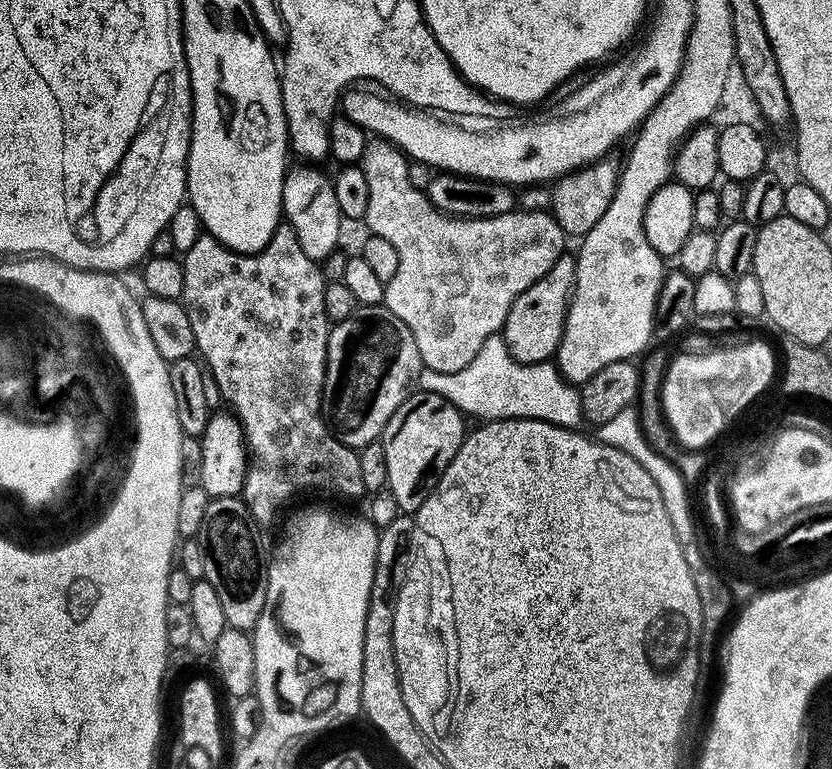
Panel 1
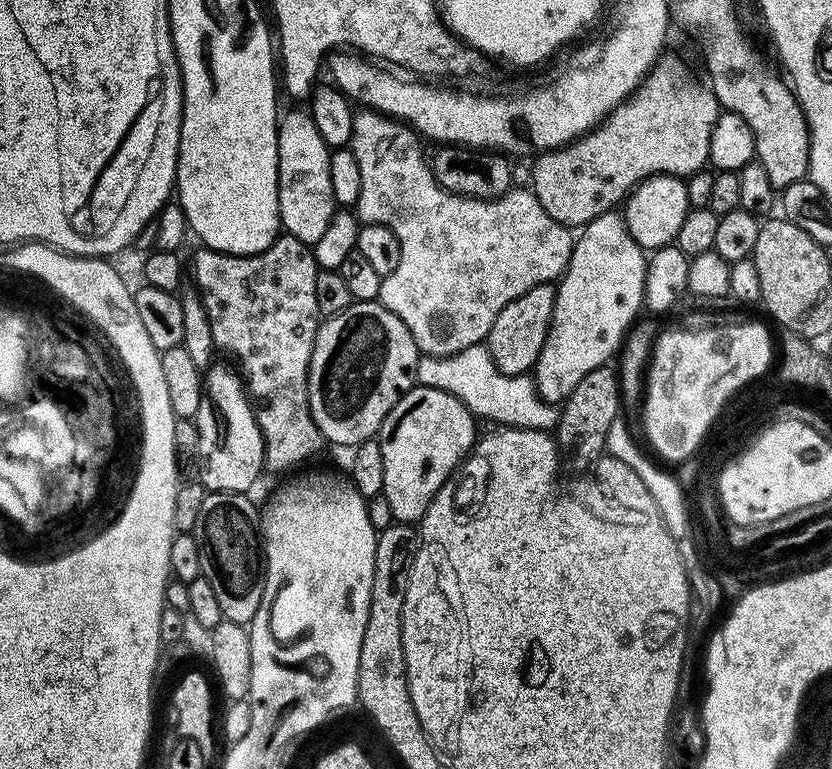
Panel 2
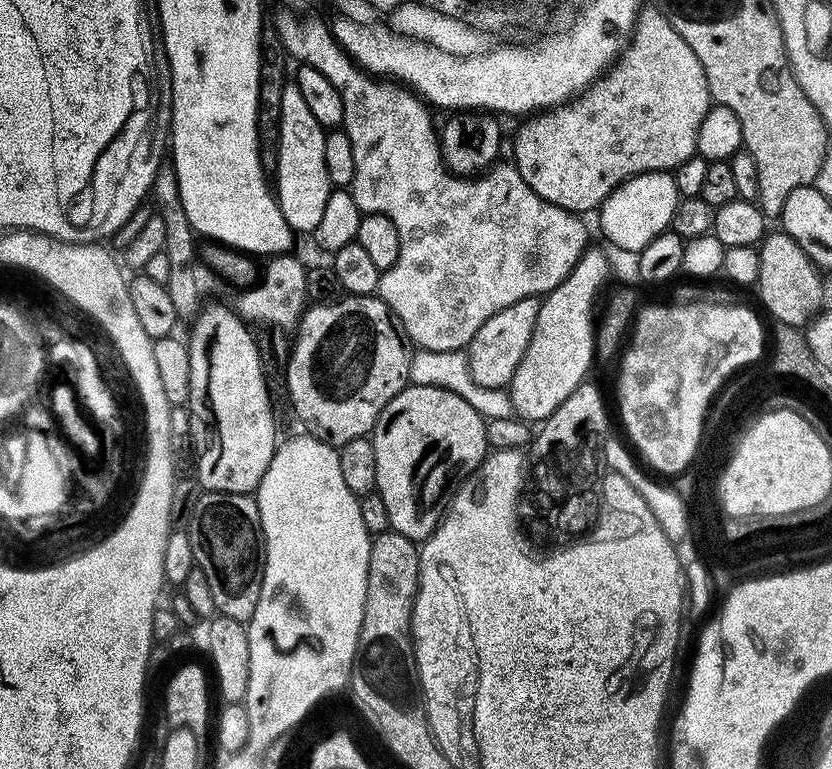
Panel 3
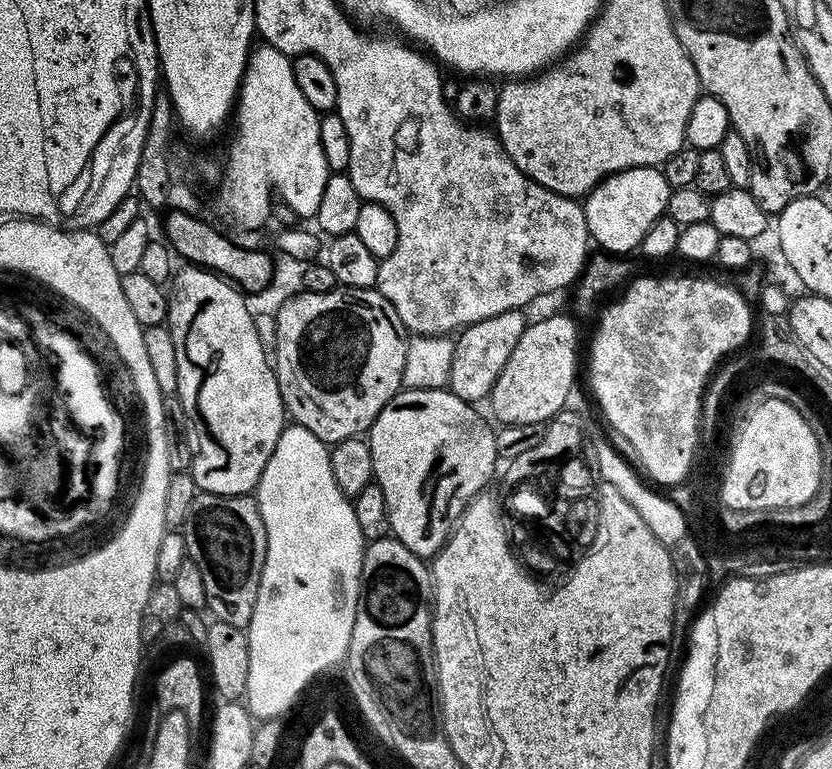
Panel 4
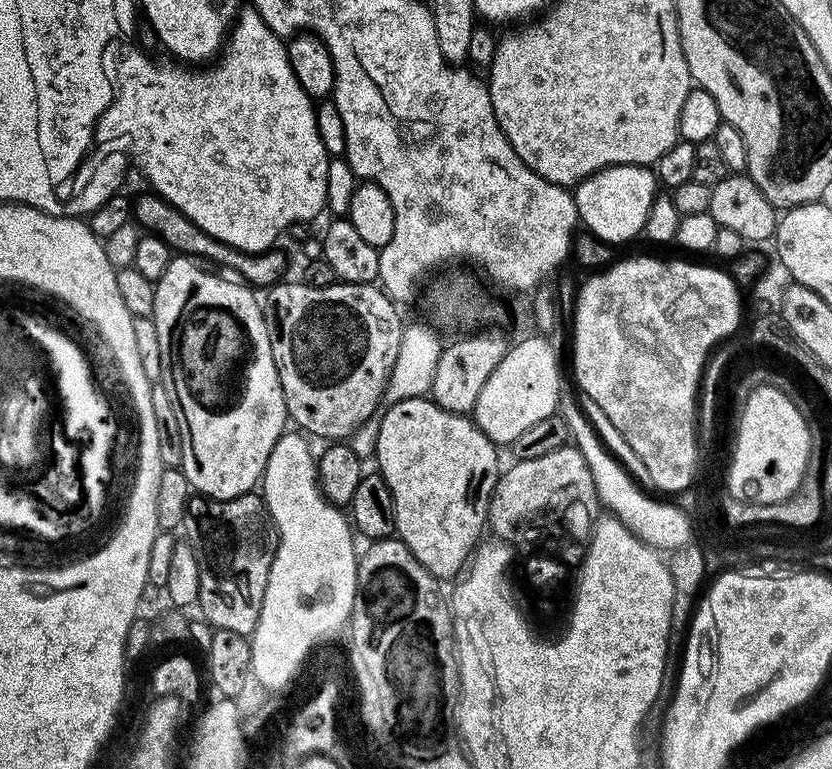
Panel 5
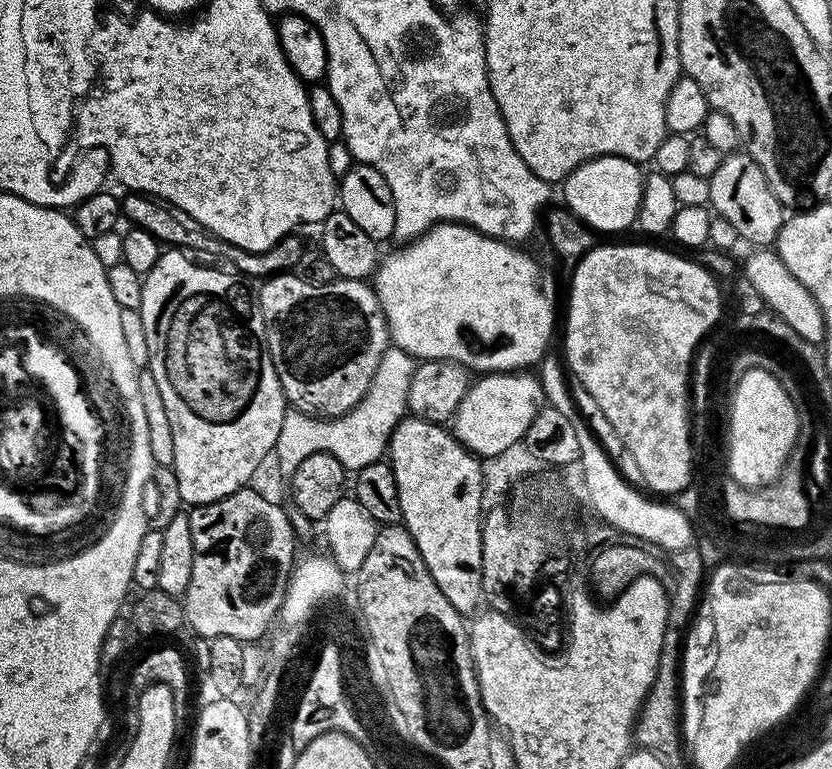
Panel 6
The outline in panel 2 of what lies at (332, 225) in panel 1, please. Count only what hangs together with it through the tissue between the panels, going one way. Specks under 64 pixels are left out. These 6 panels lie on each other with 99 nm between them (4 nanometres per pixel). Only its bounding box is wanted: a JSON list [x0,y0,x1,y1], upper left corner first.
[278,112,338,246]

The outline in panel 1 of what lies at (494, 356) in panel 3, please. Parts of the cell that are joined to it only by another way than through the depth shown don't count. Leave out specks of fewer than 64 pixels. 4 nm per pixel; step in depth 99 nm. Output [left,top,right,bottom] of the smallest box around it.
[502,254,576,364]

